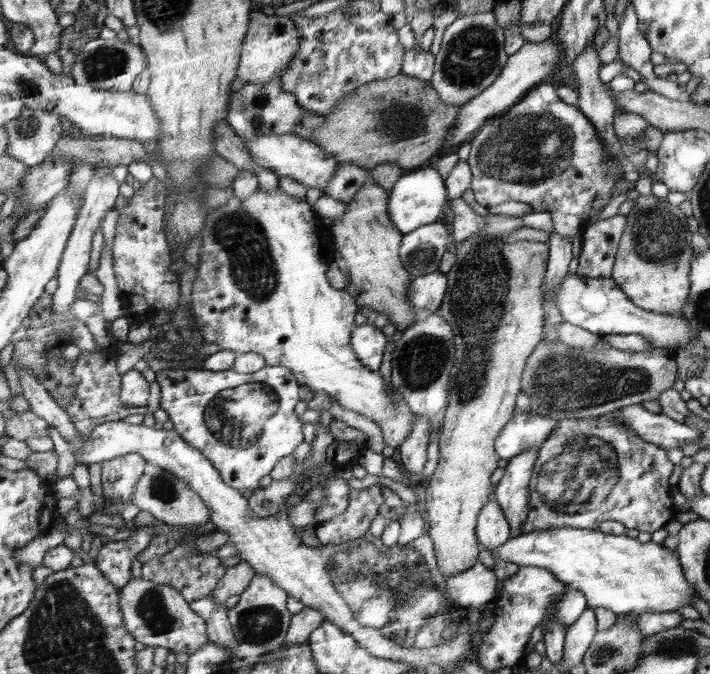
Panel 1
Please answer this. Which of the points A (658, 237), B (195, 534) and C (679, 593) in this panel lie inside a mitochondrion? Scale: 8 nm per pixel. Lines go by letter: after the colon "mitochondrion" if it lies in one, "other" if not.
A: mitochondrion
B: other
C: other

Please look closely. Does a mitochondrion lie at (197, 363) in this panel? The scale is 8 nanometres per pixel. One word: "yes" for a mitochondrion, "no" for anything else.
no

